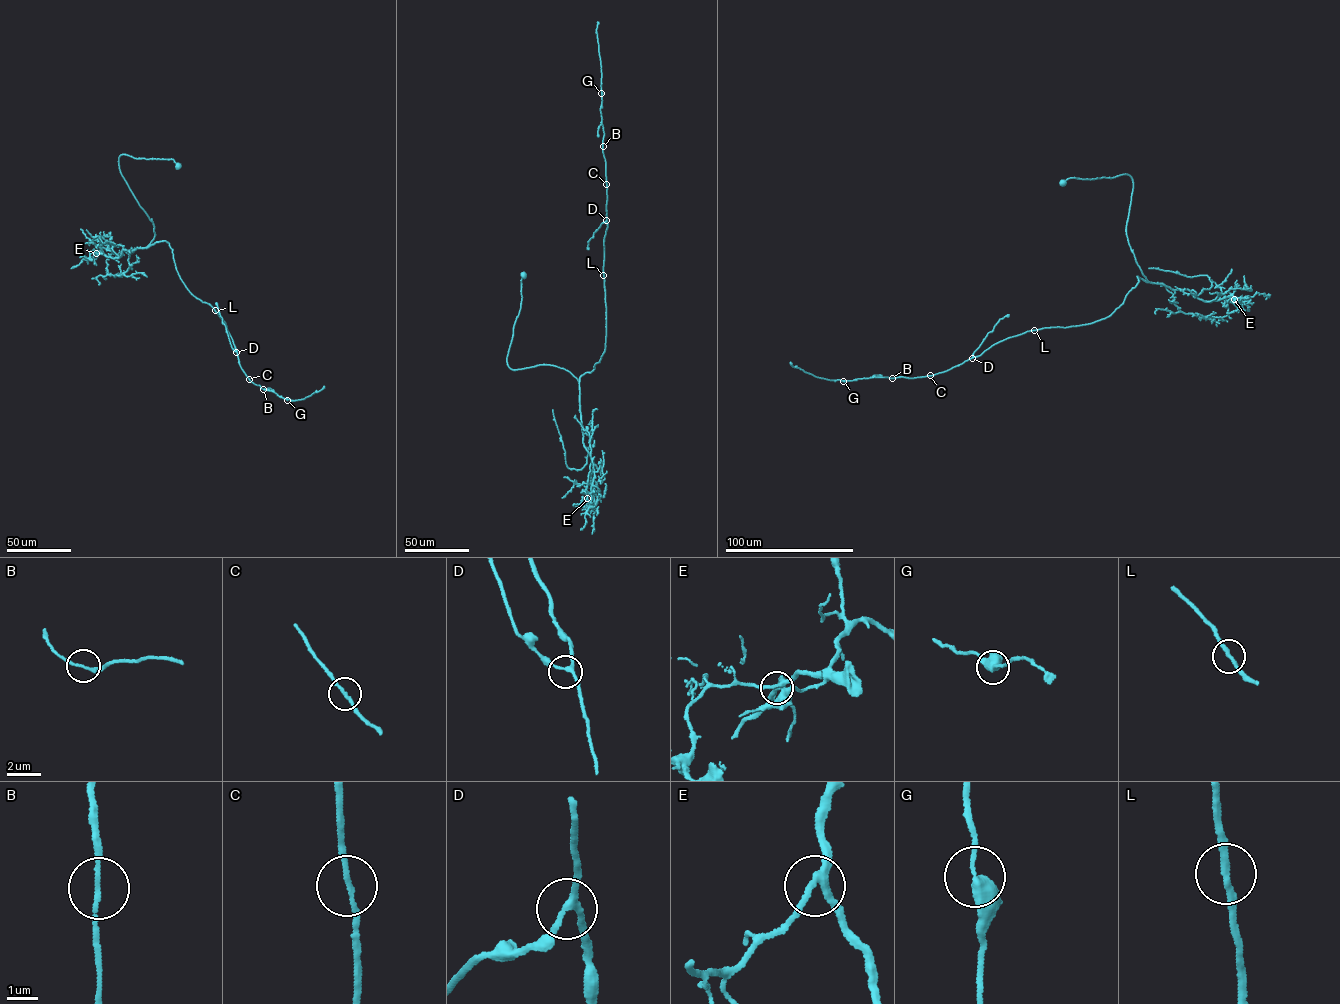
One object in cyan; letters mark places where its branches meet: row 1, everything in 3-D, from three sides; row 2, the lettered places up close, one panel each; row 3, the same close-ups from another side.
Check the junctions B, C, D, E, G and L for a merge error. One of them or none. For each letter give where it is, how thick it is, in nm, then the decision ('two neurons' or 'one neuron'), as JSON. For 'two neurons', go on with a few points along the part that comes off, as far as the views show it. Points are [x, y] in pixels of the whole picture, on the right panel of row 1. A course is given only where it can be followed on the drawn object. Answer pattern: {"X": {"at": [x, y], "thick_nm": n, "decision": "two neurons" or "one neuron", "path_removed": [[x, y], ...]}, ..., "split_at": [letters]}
{"B": {"at": [892, 378], "thick_nm": 130, "decision": "one neuron"}, "C": {"at": [930, 375], "thick_nm": 160, "decision": "one neuron"}, "D": {"at": [972, 358], "thick_nm": 190, "decision": "one neuron"}, "E": {"at": [1234, 299], "thick_nm": 240, "decision": "one neuron"}, "G": {"at": [843, 381], "thick_nm": 400, "decision": "one neuron"}, "L": {"at": [1034, 330], "thick_nm": 220, "decision": "one neuron"}, "split_at": []}

